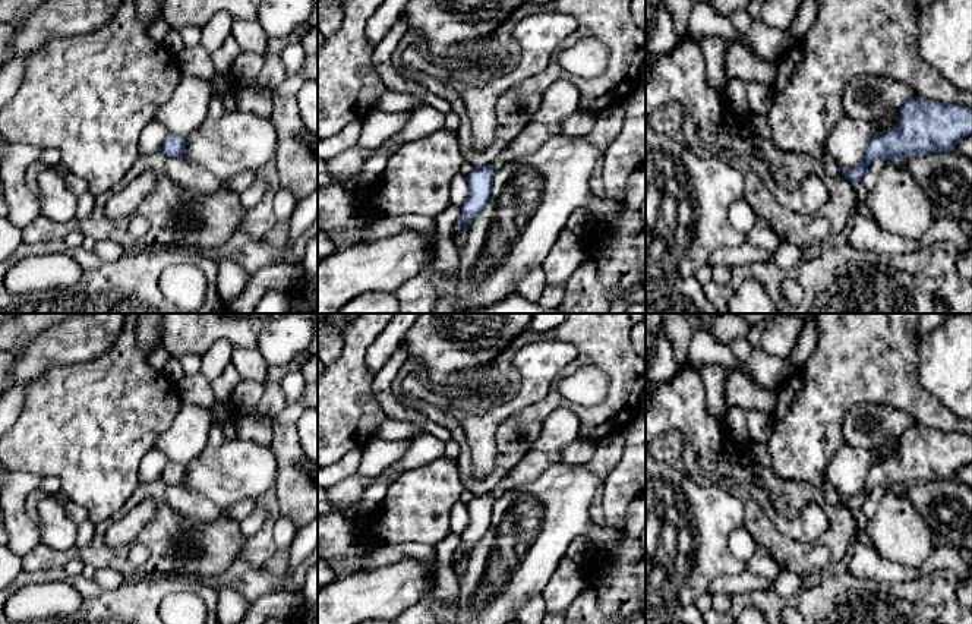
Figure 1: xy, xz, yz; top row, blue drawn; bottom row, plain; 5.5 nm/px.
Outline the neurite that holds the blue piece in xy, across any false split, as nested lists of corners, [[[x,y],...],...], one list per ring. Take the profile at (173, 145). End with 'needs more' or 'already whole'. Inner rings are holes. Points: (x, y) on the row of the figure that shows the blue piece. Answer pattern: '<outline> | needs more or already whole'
[[[168,133],[160,151],[167,157],[183,157],[184,146],[186,146],[186,136],[177,133]]] | already whole

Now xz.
[[[486,164],[474,167],[474,170],[466,177],[468,186],[468,195],[466,201],[460,205],[463,221],[458,227],[466,233],[470,224],[474,221],[476,215],[485,208],[490,195],[493,176],[498,170],[493,164]]] | already whole

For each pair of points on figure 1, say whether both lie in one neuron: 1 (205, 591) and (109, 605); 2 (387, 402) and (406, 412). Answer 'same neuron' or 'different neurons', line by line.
1: same neuron
2: same neuron

